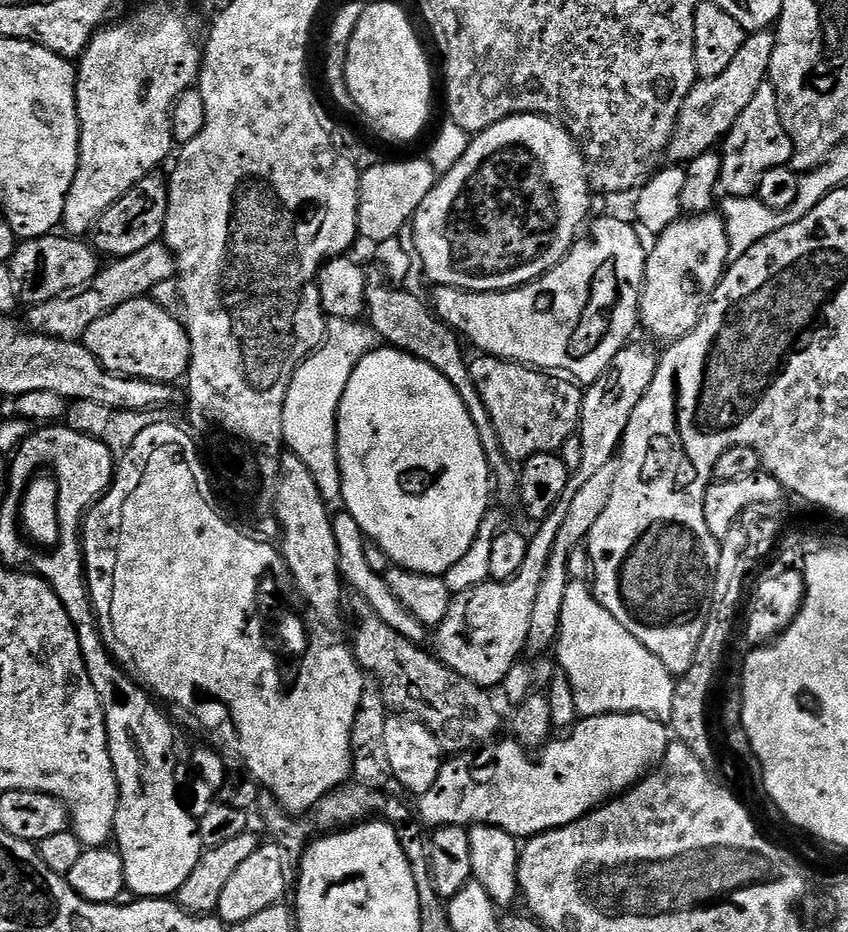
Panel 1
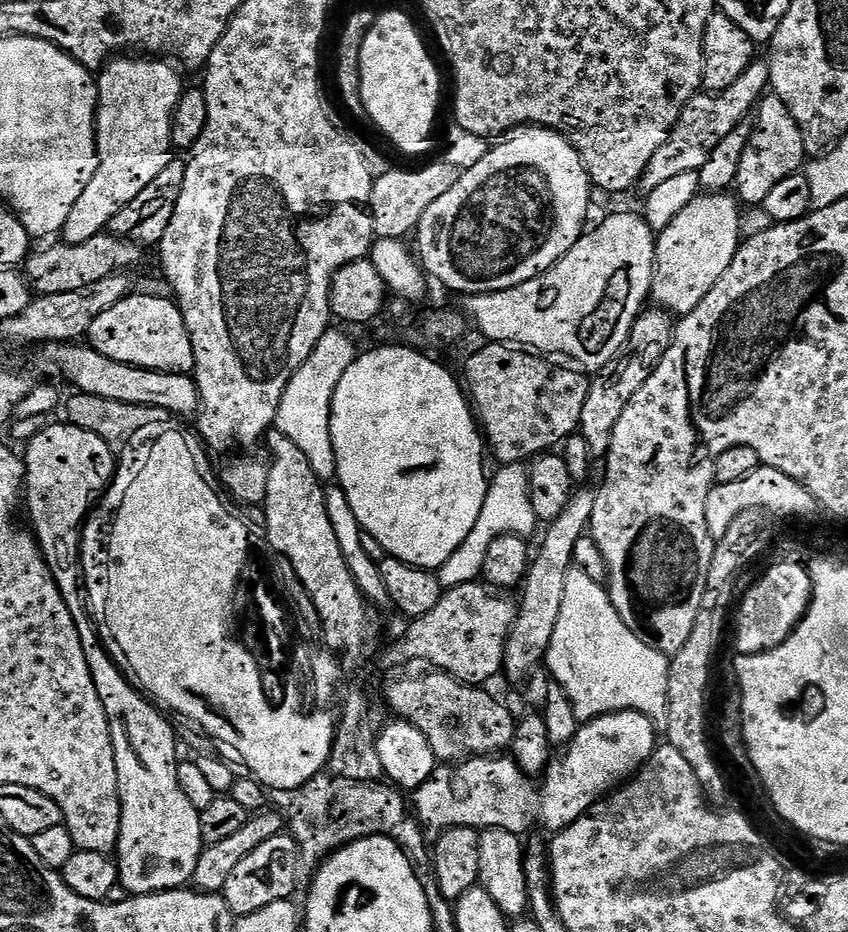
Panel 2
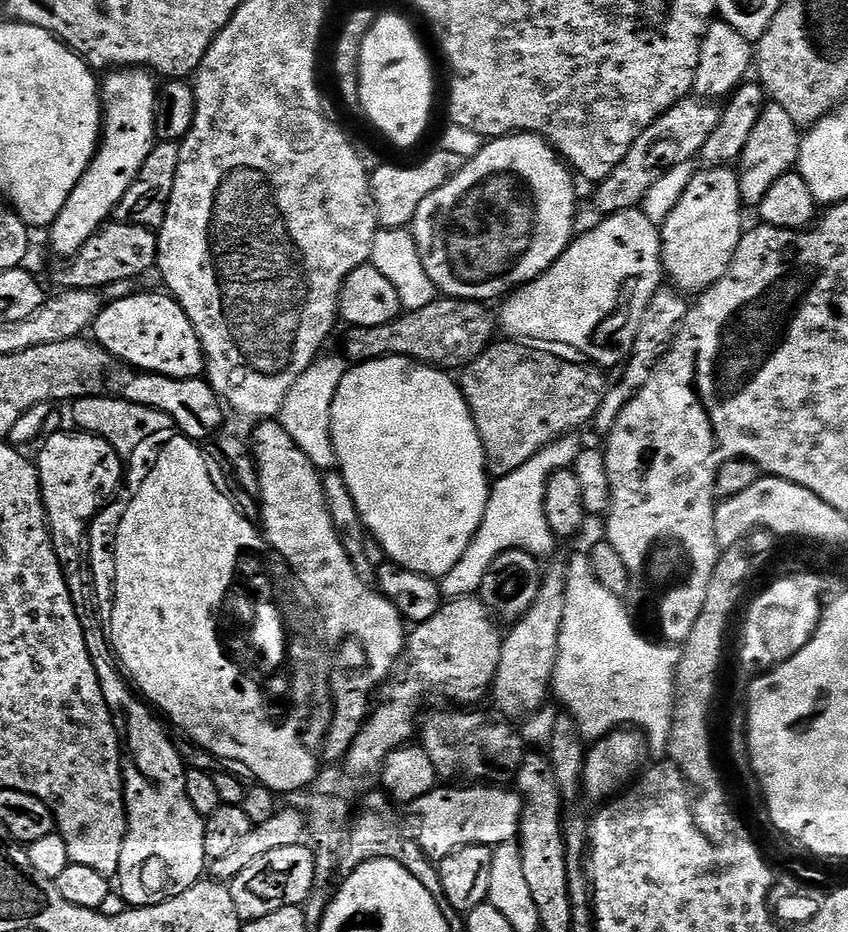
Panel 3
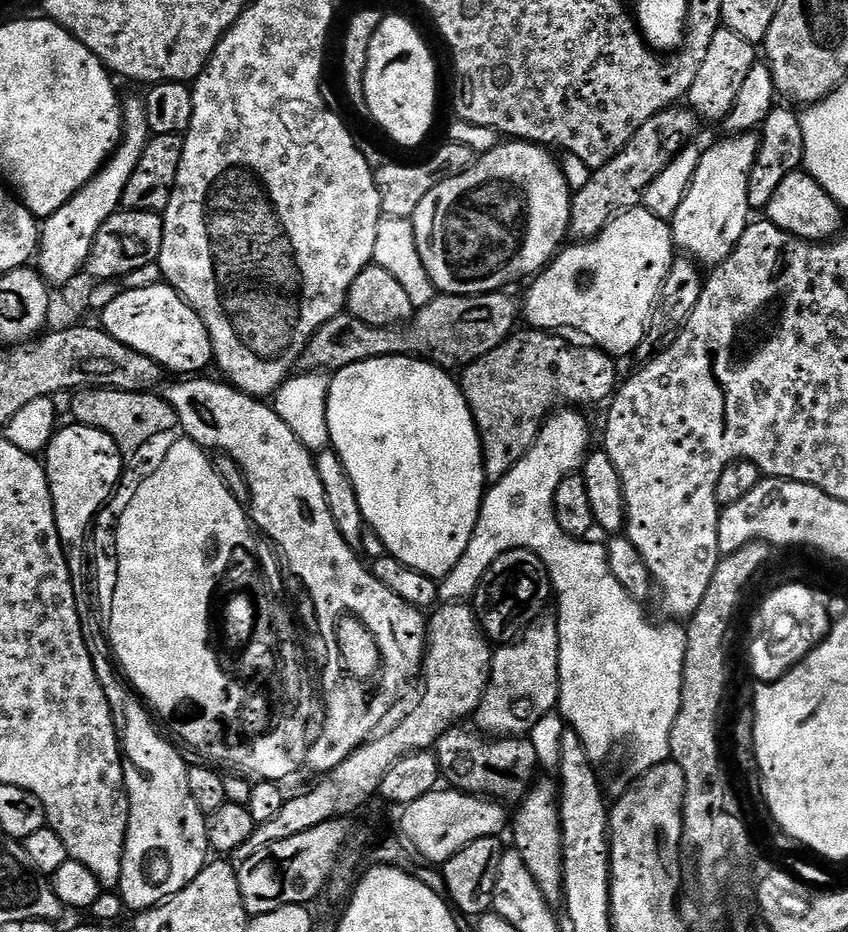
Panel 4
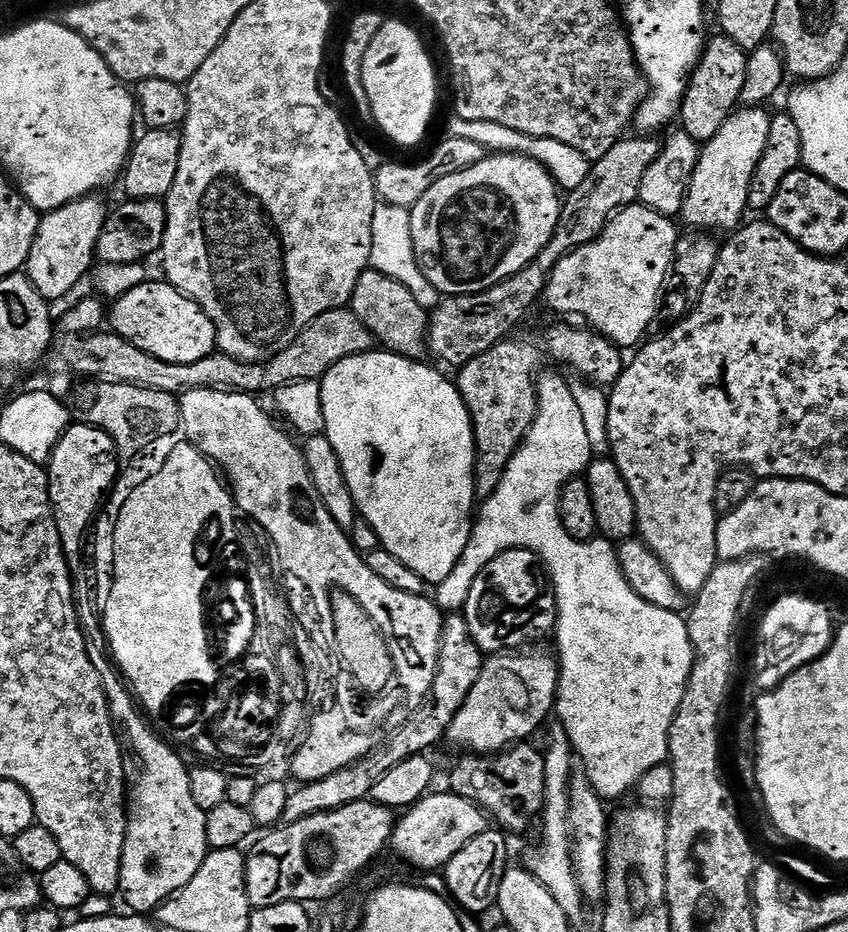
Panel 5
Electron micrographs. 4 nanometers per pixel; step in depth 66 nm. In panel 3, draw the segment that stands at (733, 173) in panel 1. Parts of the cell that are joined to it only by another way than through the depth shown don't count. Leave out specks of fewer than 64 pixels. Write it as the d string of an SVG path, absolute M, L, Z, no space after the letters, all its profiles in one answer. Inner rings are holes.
M775 102L765 103L738 161L740 198L745 205L759 206L762 198L770 194L774 182L778 182L778 178L782 178L799 165L801 139L801 125L796 124L794 118L790 118L790 114L782 110L782 106L778 106Z

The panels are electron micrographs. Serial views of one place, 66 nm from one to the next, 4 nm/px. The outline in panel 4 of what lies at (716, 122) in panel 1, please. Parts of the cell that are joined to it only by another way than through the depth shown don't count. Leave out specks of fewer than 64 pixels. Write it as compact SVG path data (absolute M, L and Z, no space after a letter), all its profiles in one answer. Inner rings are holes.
M666 108L650 118L650 122L646 122L646 126L642 126L634 134L634 138L630 138L628 145L614 154L610 162L606 162L606 166L595 169L589 175L586 186L575 189L568 223L568 235L573 241L587 242L594 239L621 212L629 212L630 209L643 205L650 182L654 182L654 178L658 178L658 174L666 170L669 162L680 153L682 145L691 141L688 139L698 127L698 121L691 111L681 108Z

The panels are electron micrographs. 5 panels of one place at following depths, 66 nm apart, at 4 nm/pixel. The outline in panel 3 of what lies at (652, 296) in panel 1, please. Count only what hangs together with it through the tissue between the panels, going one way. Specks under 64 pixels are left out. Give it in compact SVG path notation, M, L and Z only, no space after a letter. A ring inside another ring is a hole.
M704 166L693 174L690 186L678 198L678 206L659 225L664 276L672 279L669 281L681 293L705 292L730 270L730 262L746 231L743 210L740 177L731 167Z

